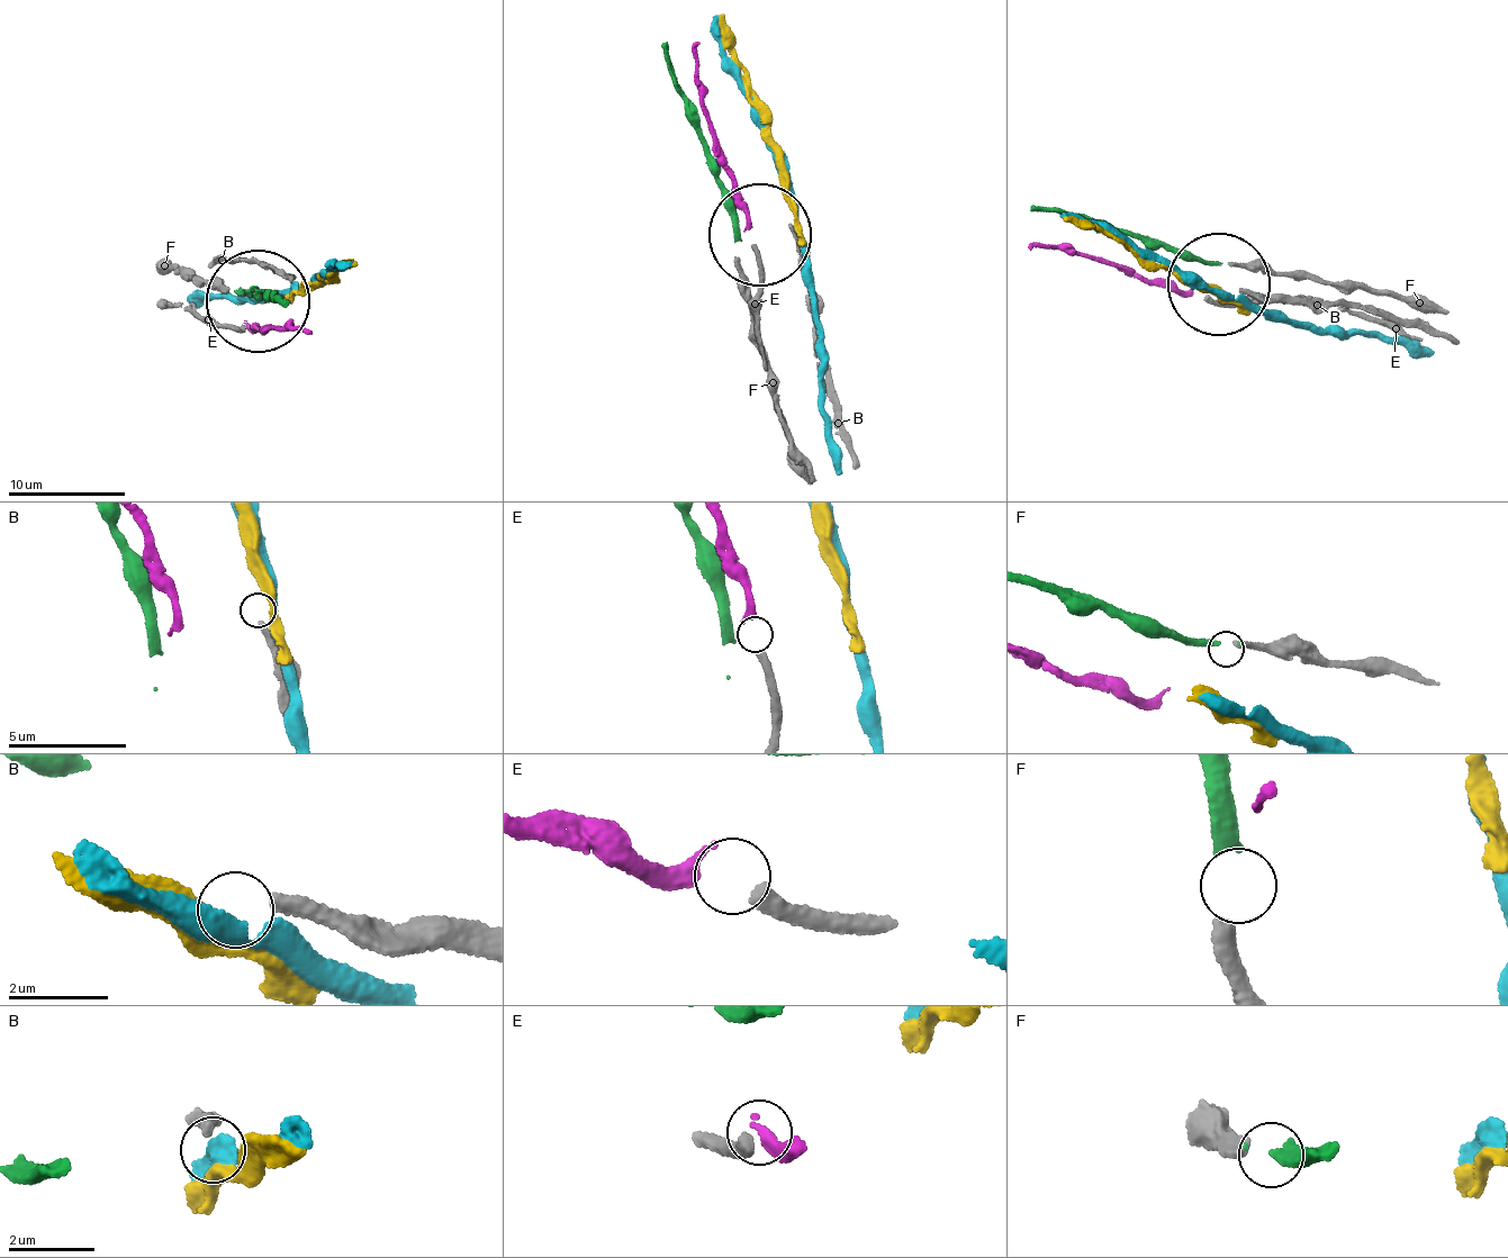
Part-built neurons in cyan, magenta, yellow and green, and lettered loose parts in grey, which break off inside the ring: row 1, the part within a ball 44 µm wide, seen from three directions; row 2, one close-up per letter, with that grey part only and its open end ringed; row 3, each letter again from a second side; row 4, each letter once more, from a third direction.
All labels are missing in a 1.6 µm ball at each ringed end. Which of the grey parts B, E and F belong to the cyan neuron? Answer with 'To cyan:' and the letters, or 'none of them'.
To cyan: none of them

